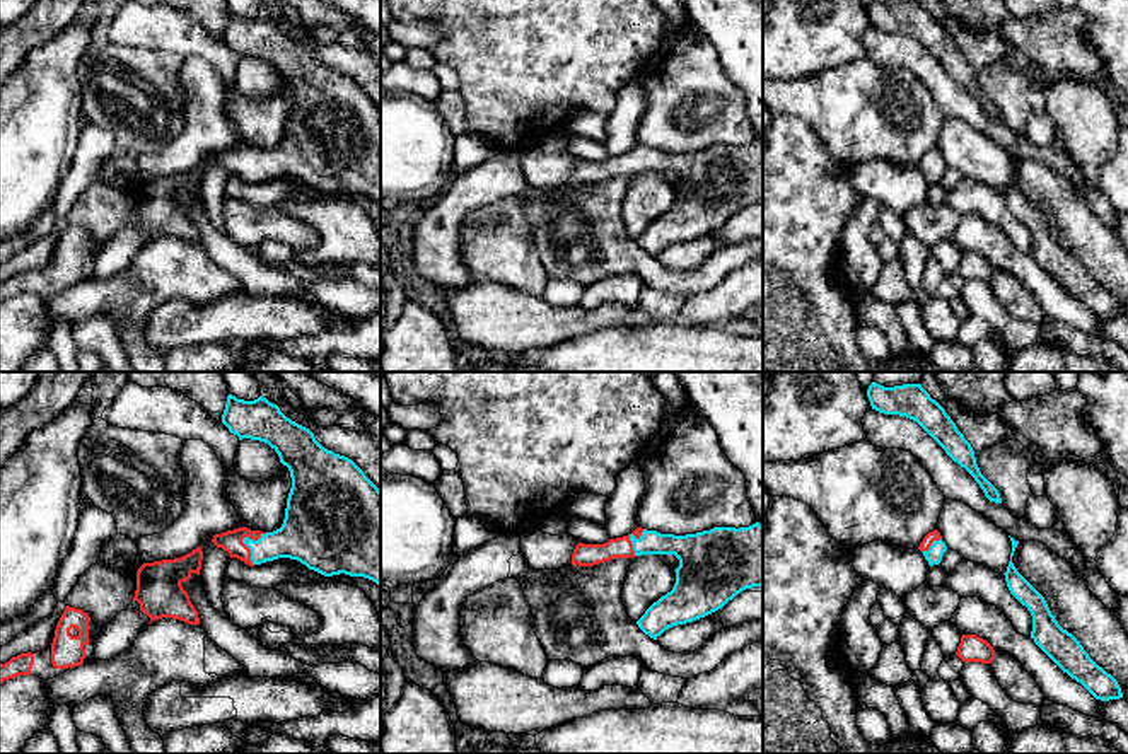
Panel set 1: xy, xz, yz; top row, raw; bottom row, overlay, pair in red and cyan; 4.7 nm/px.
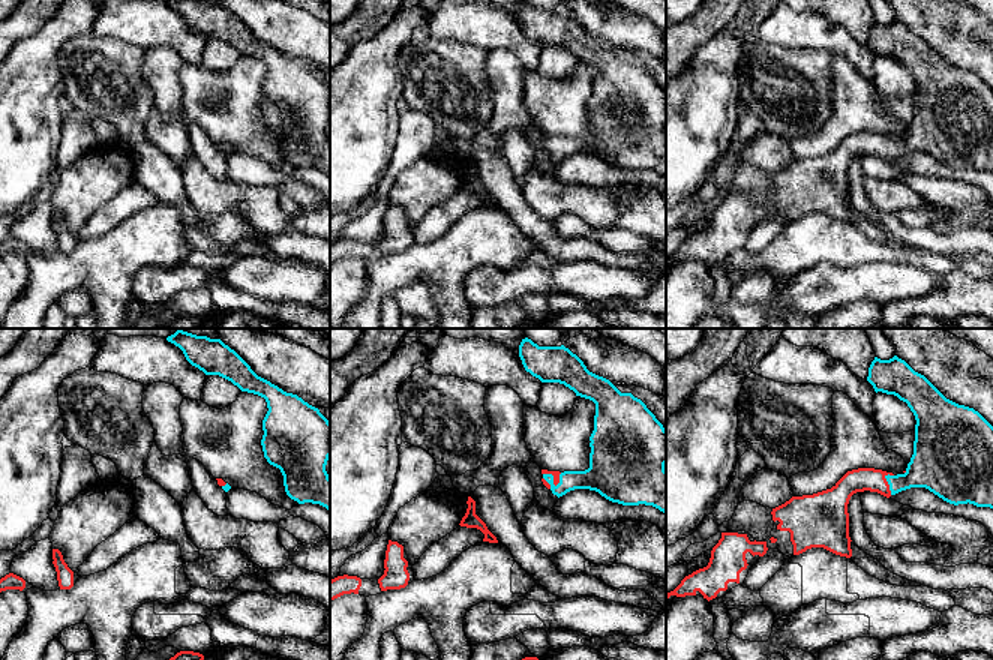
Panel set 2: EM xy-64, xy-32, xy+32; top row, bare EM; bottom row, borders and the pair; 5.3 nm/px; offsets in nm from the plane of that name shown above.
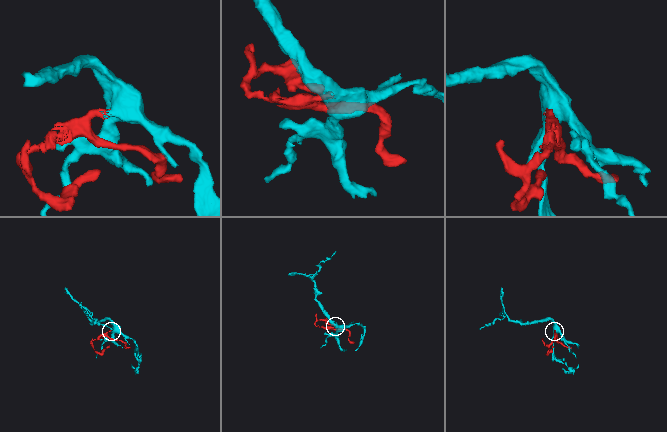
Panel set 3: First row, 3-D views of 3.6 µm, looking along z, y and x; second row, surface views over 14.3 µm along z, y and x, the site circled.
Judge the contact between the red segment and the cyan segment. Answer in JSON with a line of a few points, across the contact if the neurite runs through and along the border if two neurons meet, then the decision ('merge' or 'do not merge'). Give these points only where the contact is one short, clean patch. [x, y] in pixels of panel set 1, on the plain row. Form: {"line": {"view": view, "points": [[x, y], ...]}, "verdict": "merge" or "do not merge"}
{"line": {"view": "xy", "points": [[231, 159], [241, 159], [294, 157]]}, "verdict": "merge"}

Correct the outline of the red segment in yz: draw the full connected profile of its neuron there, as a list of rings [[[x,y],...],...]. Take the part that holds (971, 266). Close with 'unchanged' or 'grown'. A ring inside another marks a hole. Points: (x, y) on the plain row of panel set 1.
[[[962,252],[956,273],[962,280],[991,281],[995,276],[995,268],[986,258],[976,252]]]; unchanged

